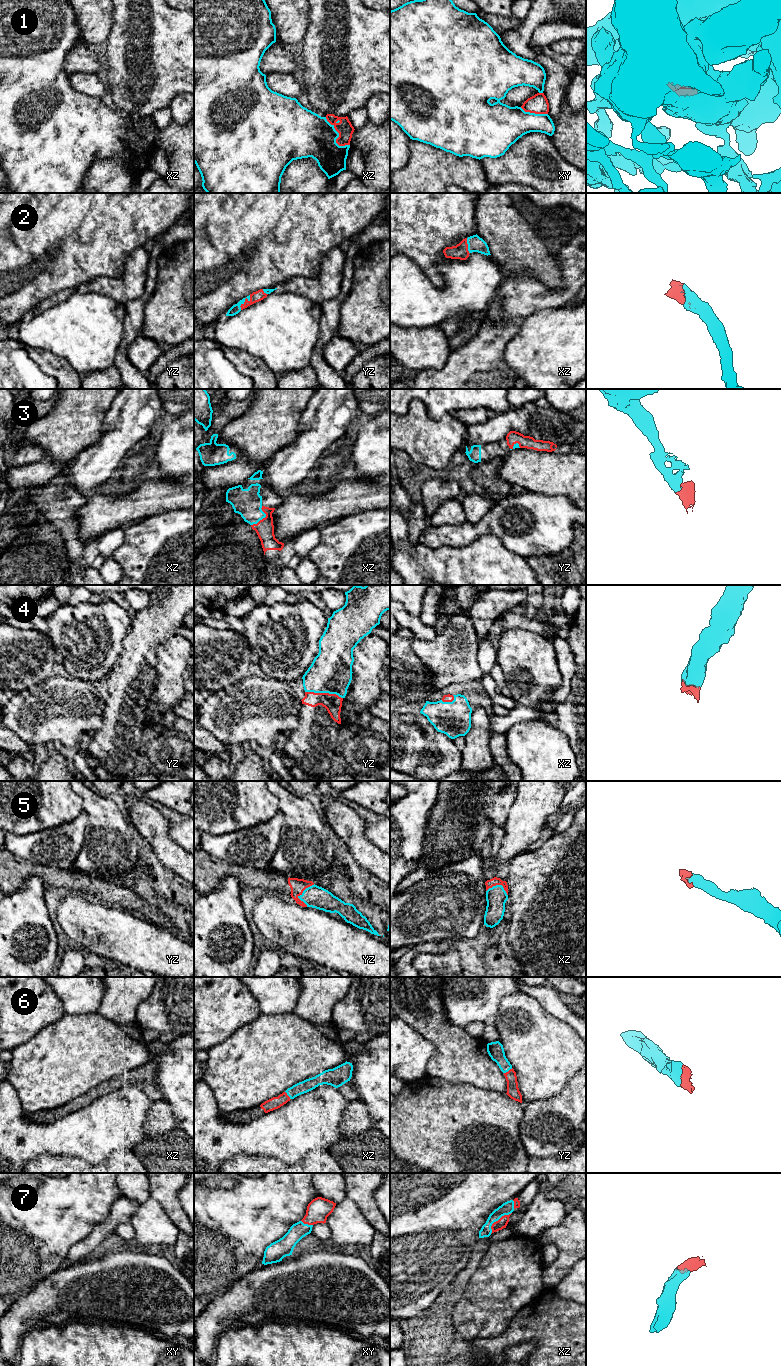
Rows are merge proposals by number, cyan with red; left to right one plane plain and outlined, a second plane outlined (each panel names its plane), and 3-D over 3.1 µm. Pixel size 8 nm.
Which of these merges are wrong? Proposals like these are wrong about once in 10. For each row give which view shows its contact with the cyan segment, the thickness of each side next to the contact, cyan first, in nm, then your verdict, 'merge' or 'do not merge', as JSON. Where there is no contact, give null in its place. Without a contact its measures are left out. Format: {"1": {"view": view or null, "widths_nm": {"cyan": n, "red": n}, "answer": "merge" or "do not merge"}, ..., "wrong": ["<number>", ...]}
{"1": {"view": "xz", "widths_nm": {"cyan": 360, "red": 130}, "answer": "do not merge"}, "2": {"view": "yz", "widths_nm": {"cyan": 80, "red": 90}, "answer": "merge"}, "3": {"view": "xz", "widths_nm": {"cyan": 220, "red": 150}, "answer": "merge"}, "4": {"view": "yz", "widths_nm": {"cyan": 340, "red": 140}, "answer": "merge"}, "5": {"view": "yz", "widths_nm": {"cyan": 180, "red": 120}, "answer": "merge"}, "6": {"view": "yz", "widths_nm": {"cyan": 130, "red": 100}, "answer": "merge"}, "7": {"view": "xz", "widths_nm": {"cyan": 100, "red": 80}, "answer": "merge"}, "wrong": ["1"]}

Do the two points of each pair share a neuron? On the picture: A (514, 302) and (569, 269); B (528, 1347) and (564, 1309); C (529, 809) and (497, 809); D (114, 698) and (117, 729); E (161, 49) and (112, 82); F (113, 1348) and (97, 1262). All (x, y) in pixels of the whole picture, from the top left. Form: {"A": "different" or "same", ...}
{"A": "same", "B": "different", "C": "different", "D": "same", "E": "same", "F": "different"}

